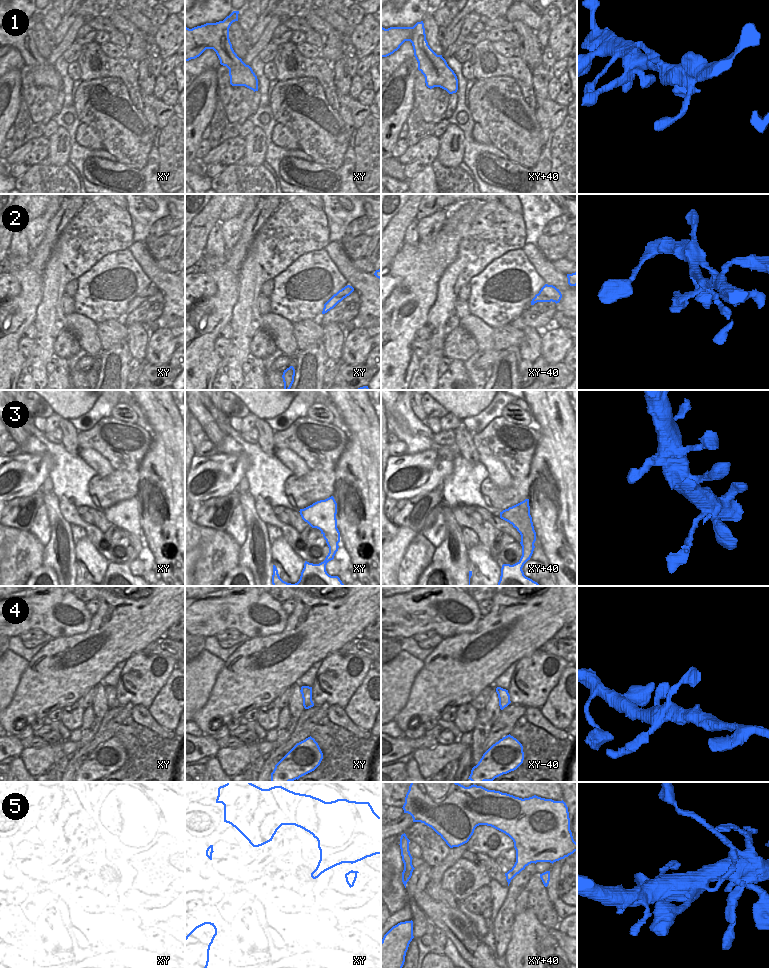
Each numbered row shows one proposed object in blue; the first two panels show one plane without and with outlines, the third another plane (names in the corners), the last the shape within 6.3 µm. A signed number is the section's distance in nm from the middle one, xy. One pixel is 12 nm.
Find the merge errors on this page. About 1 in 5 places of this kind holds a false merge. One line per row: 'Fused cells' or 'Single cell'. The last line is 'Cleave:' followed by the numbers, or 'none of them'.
1: Single cell
2: Single cell
3: Single cell
4: Single cell
5: Single cell
Cleave: none of them.

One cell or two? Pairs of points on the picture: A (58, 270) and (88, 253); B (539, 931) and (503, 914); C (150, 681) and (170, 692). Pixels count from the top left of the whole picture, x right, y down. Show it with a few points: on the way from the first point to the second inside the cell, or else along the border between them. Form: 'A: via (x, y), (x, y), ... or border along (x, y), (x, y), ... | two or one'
A: via (65, 263), (70, 258), (81, 256) | one
B: border along (515, 915), (512, 937), (508, 942) | two
C: border along (174, 667), (166, 683), (149, 707) | two

